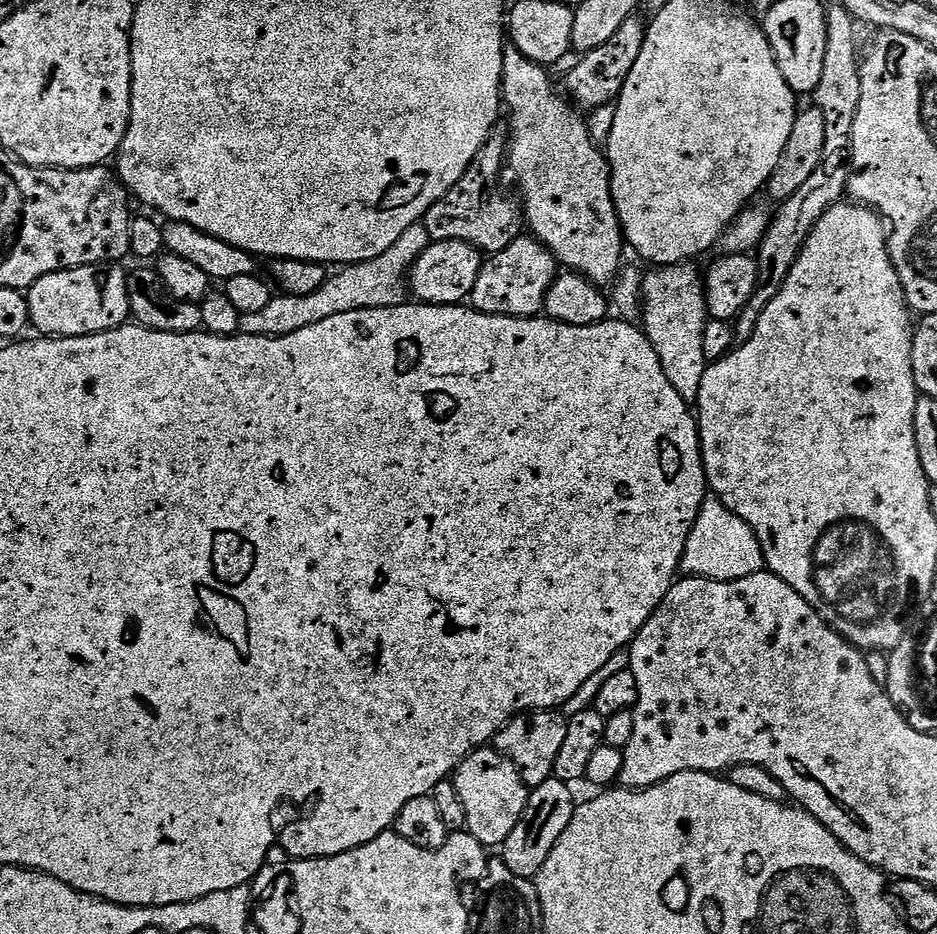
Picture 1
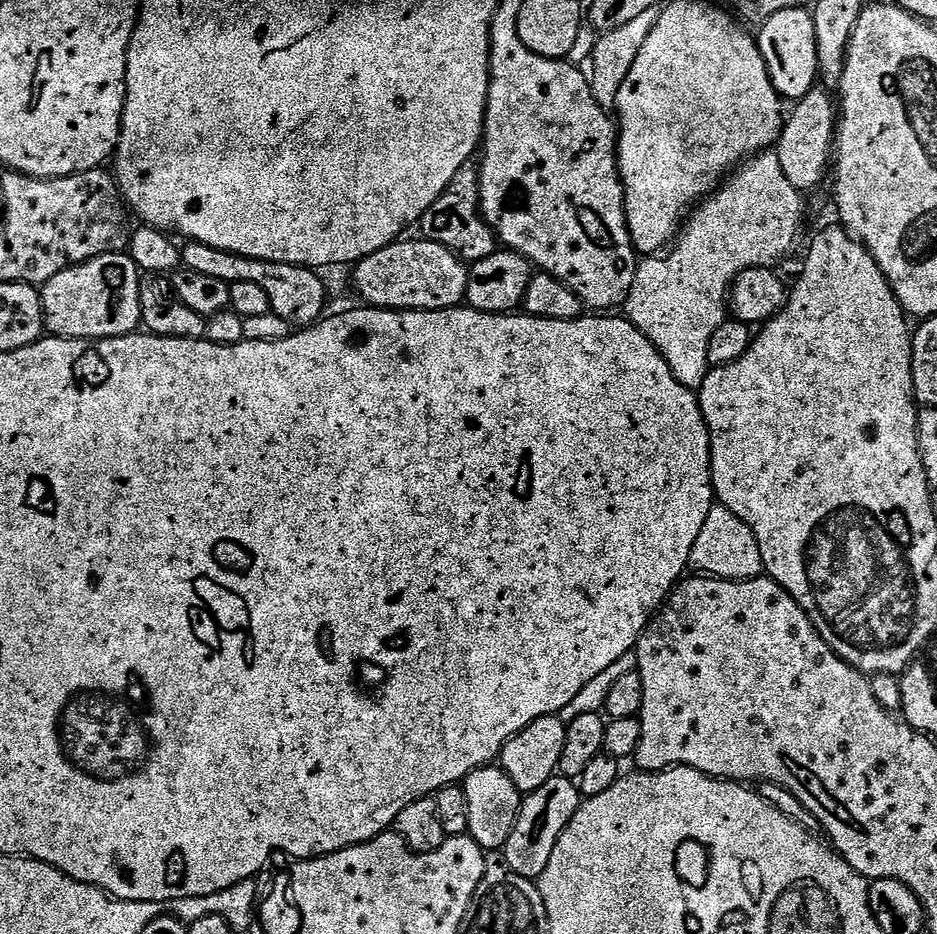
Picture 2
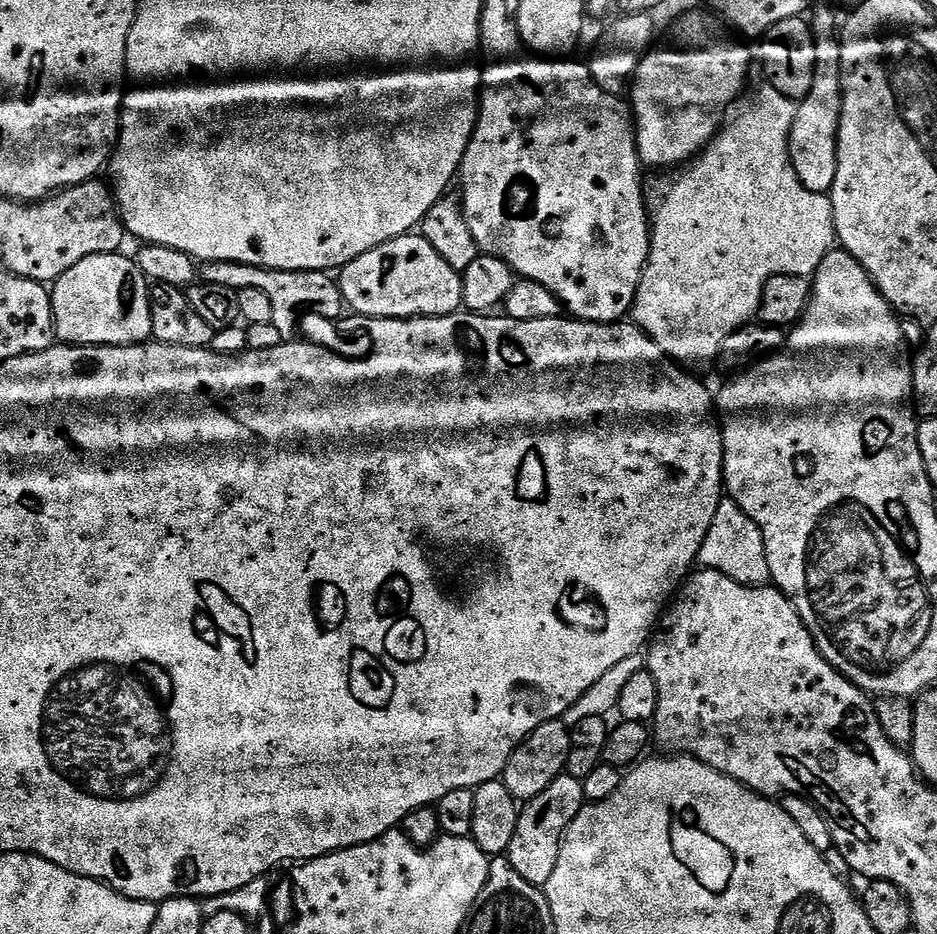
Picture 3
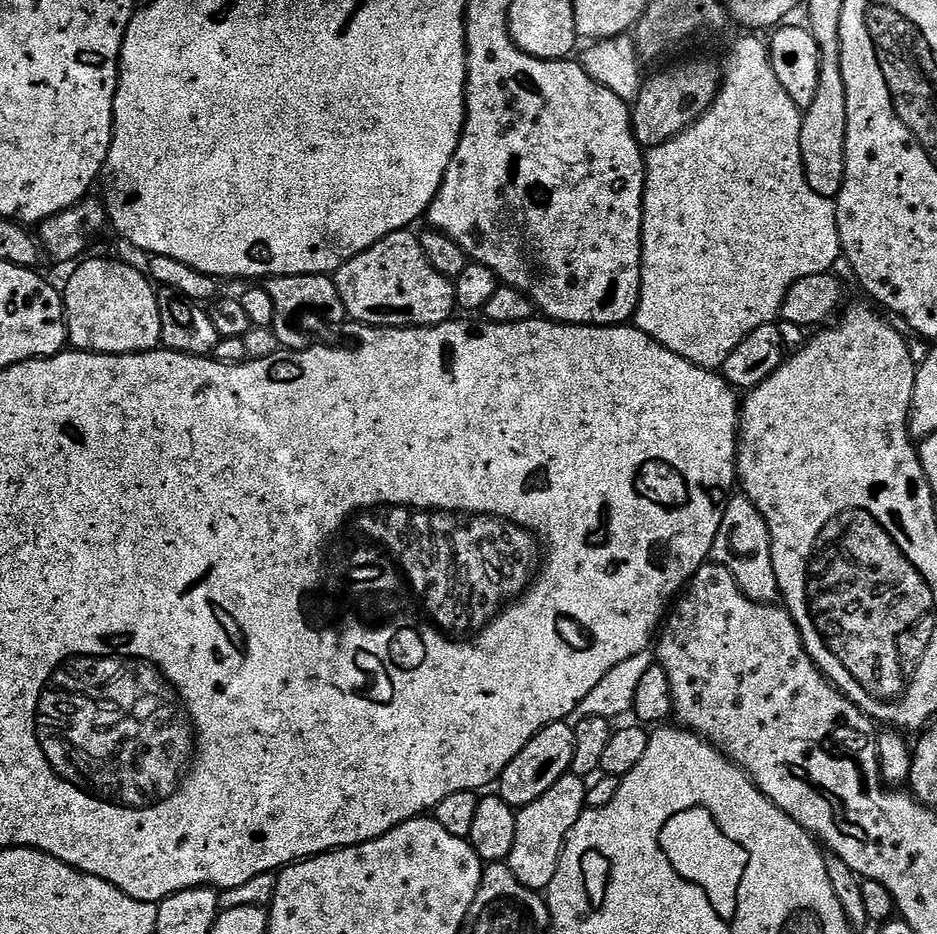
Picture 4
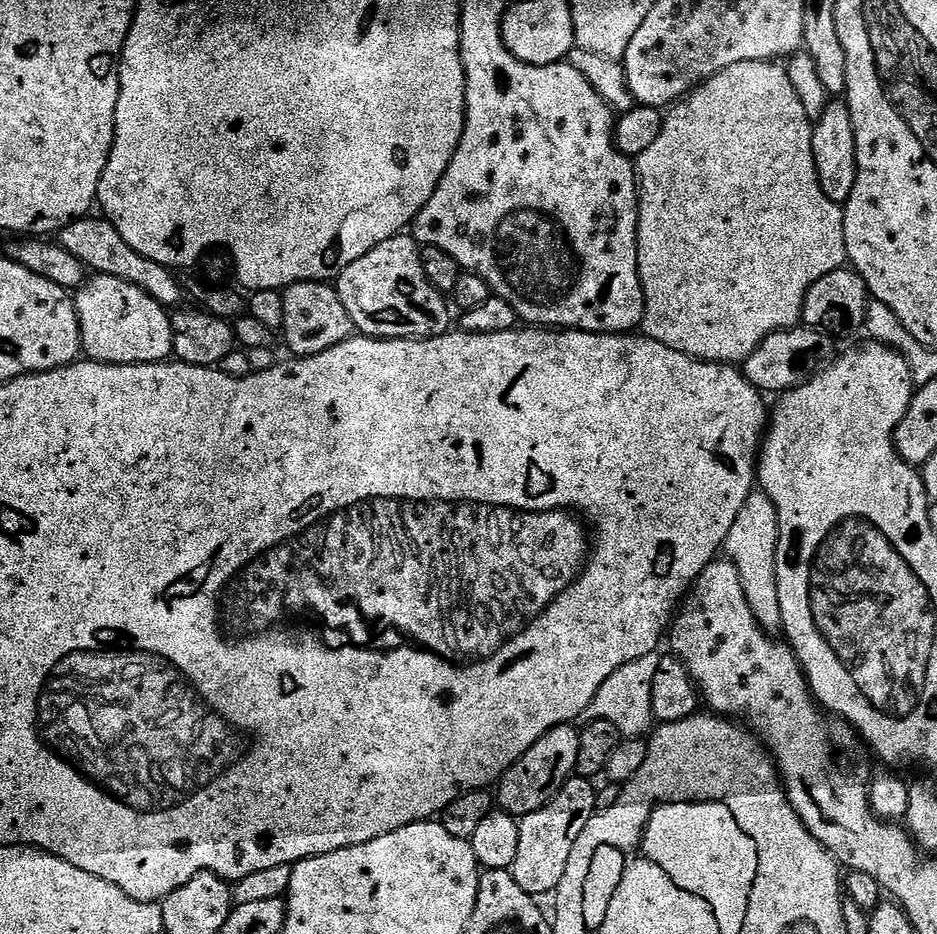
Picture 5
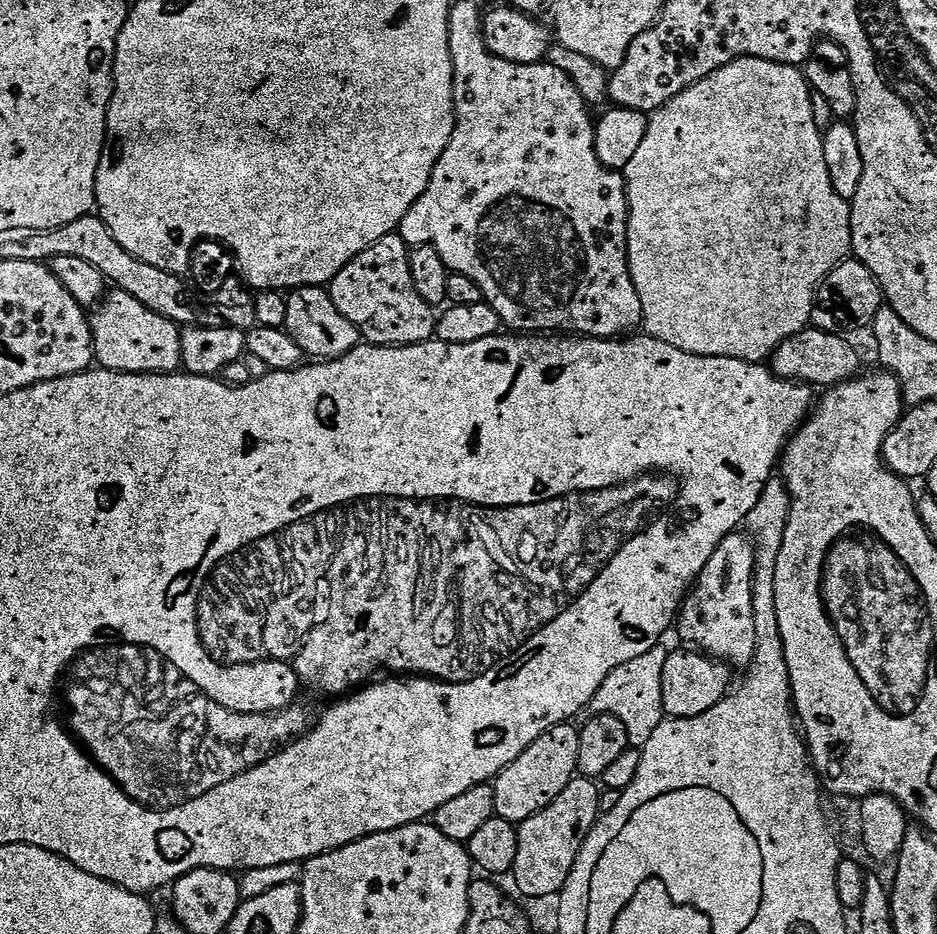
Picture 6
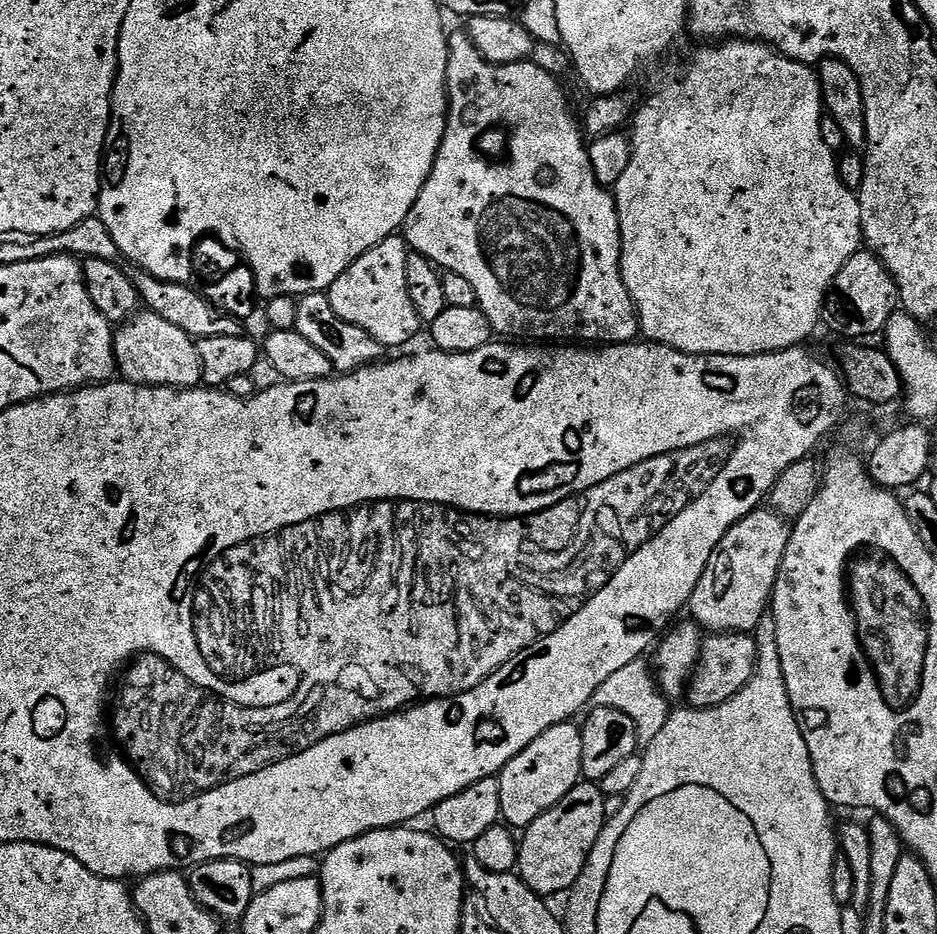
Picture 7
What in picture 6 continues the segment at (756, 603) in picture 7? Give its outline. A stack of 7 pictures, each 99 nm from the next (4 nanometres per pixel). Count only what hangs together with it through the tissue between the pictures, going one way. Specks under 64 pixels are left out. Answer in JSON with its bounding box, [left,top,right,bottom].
[678,534,756,669]

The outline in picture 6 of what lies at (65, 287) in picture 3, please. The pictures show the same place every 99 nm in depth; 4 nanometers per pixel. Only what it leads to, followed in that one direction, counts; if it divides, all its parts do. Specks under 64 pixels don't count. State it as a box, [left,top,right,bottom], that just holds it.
[91,290,181,372]

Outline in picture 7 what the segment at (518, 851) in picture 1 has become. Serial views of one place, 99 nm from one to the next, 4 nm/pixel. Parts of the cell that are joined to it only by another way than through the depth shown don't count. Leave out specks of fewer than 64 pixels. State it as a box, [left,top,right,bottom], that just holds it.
[518,782,605,898]

